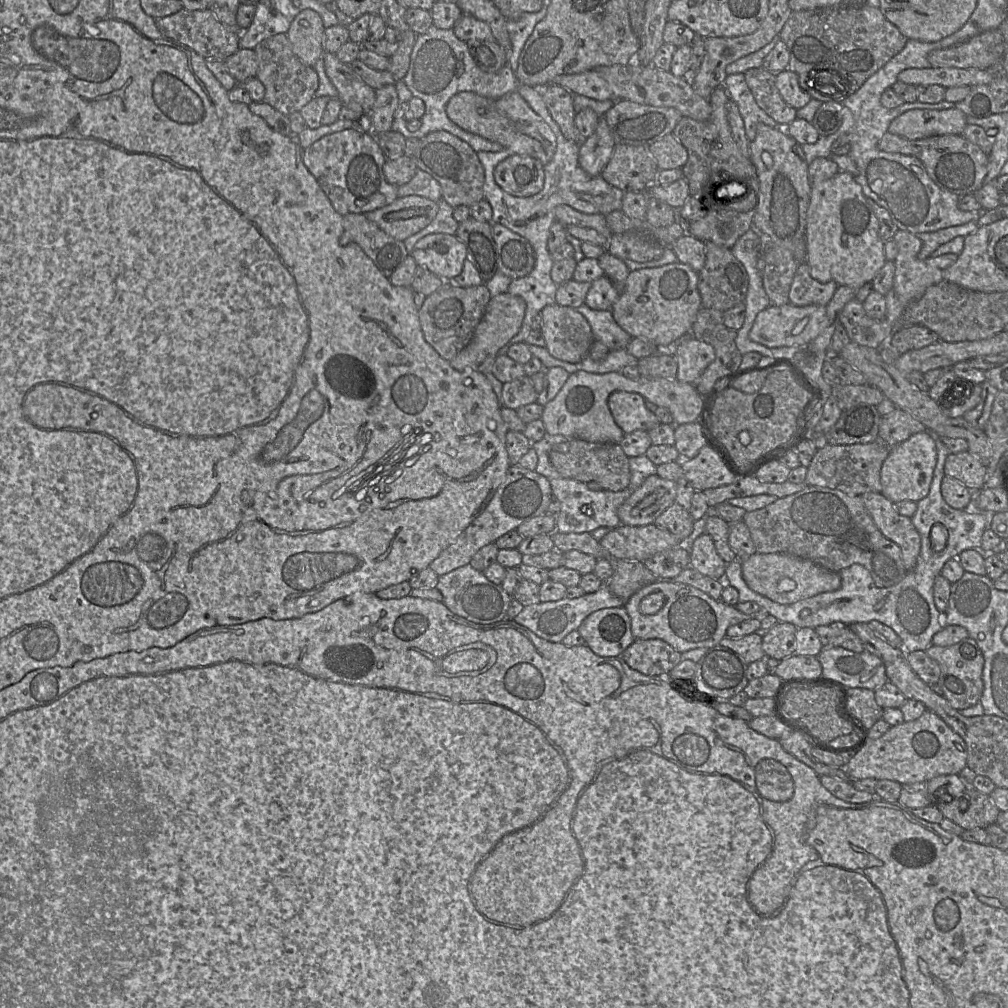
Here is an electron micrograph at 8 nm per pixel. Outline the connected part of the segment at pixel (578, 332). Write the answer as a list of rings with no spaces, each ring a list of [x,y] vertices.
[[[555,303],[545,306],[540,315],[540,333],[552,357],[572,364],[588,357],[595,337],[588,321],[576,309]]]

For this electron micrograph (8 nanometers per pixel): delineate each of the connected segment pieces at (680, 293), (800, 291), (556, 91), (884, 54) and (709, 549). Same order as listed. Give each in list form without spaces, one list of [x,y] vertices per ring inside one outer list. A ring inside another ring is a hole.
[[[679,262],[634,270],[629,273],[625,289],[610,312],[617,325],[631,338],[643,338],[659,349],[669,350],[690,336],[692,325],[702,308],[697,284],[698,272]]]
[[[806,263],[799,264],[789,291],[790,304],[803,307],[827,306],[838,285],[834,281],[821,283],[813,279]]]
[[[548,84],[539,87],[544,103],[552,117],[559,126],[565,139],[578,142],[578,130],[575,125],[574,95],[566,88]]]
[[[830,6],[792,12],[779,33],[789,51],[787,70],[798,75],[804,91],[823,84],[812,78],[812,71],[829,71],[839,79],[848,79],[848,87],[835,100],[842,101],[855,93],[865,81],[898,54],[909,40],[882,14],[879,8],[862,6]]]
[[[704,532],[694,540],[690,548],[690,566],[705,576],[724,581],[727,564],[717,553],[708,533]]]

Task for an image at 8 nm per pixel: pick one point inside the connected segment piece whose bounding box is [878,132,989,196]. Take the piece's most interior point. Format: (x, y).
(953, 162)

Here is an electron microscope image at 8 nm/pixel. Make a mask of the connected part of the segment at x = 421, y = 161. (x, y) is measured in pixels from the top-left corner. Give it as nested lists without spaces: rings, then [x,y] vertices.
[[[447,131],[431,132],[419,139],[414,154],[418,169],[430,174],[441,187],[442,200],[453,208],[460,205],[471,207],[484,199],[485,172],[477,152],[465,141]]]

